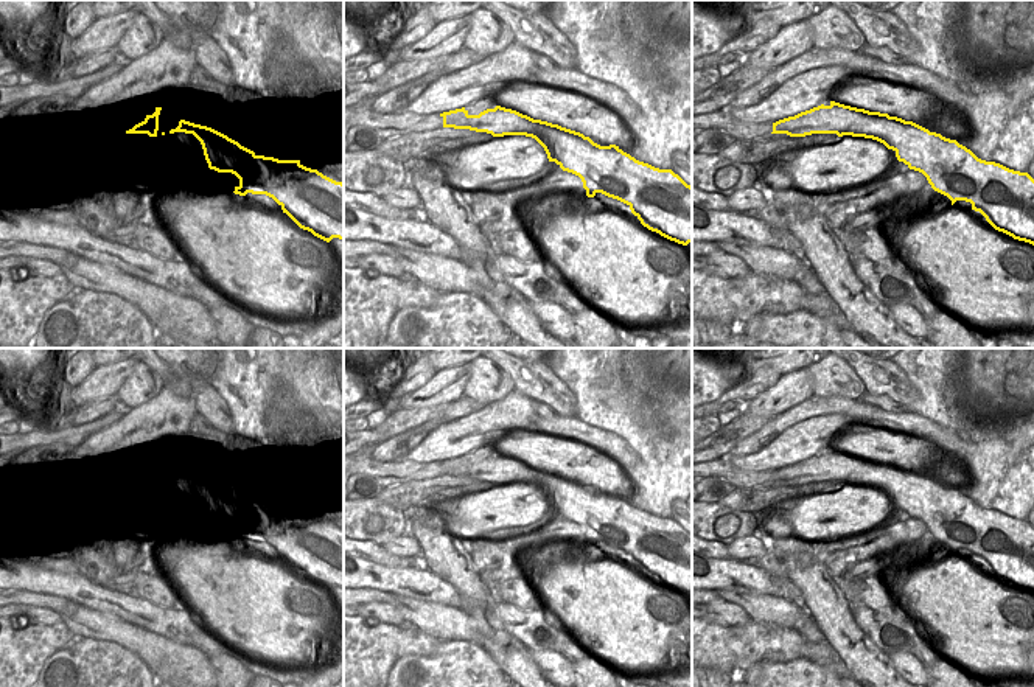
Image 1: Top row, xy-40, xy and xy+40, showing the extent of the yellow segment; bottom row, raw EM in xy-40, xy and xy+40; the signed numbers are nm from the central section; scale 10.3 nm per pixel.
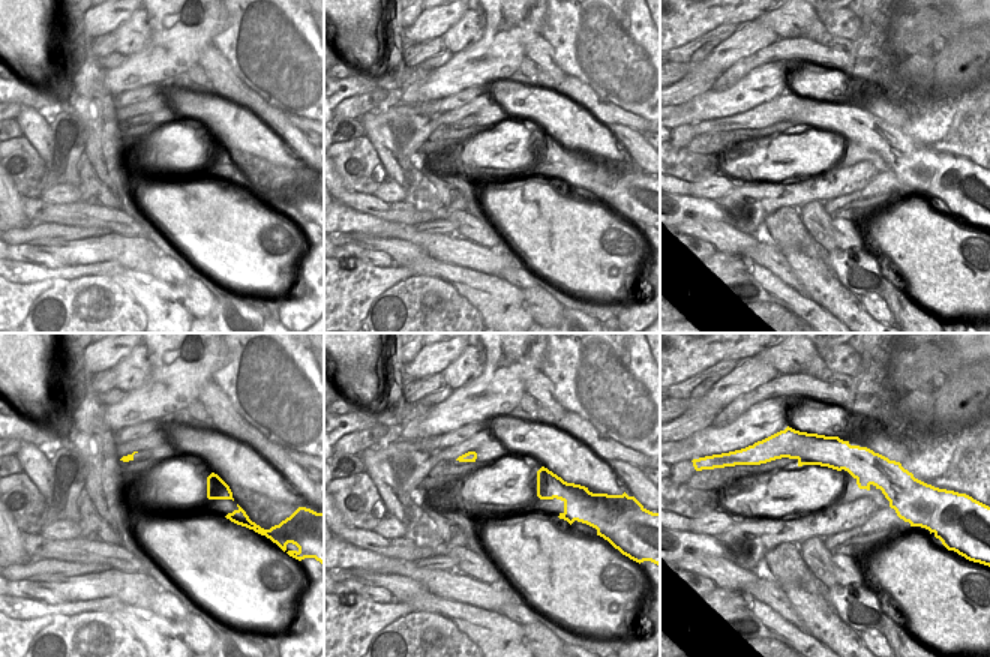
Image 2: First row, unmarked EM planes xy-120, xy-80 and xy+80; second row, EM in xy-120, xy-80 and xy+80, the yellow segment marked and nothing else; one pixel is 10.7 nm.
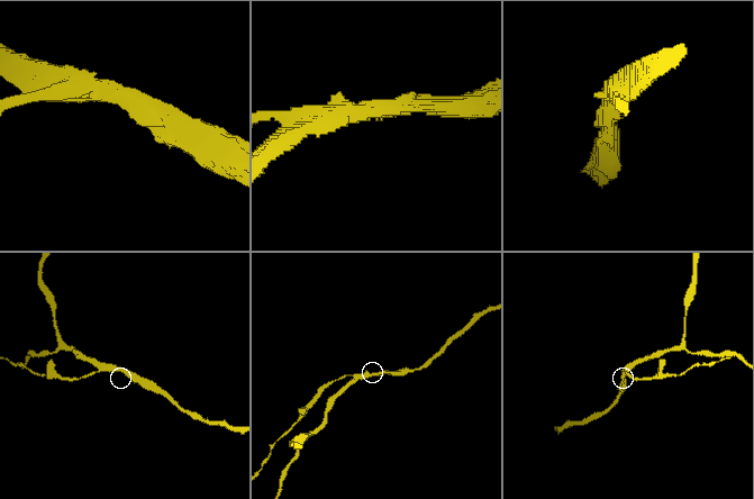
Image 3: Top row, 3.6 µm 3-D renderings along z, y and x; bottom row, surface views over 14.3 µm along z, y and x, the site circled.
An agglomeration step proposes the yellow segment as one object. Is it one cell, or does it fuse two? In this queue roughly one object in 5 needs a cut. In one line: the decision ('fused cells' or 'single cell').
fused cells

